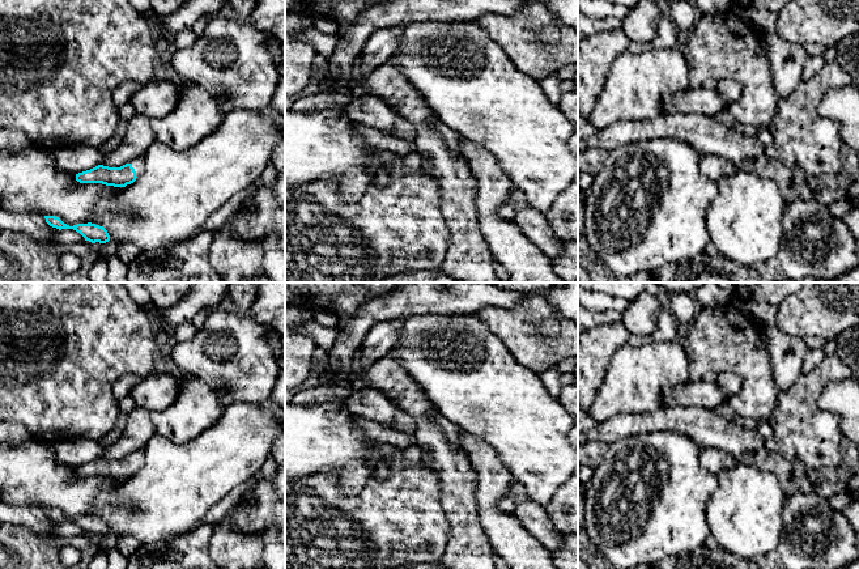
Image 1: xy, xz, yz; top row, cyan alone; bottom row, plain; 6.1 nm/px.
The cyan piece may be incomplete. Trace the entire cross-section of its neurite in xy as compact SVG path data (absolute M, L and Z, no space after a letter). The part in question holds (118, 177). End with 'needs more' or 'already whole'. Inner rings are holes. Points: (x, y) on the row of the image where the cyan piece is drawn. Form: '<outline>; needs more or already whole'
M136 157L120 167L98 165L90 170L76 174L80 183L102 183L114 187L126 187L133 183L145 170L144 157Z; needs more

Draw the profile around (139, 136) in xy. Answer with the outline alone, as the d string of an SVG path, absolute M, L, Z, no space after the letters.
M135 114L127 126L126 135L118 148L105 156L103 166L120 167L136 157L143 157L156 140L150 119Z

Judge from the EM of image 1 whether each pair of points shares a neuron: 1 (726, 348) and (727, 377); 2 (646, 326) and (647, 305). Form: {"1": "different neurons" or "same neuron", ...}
{"1": "different neurons", "2": "same neuron"}

